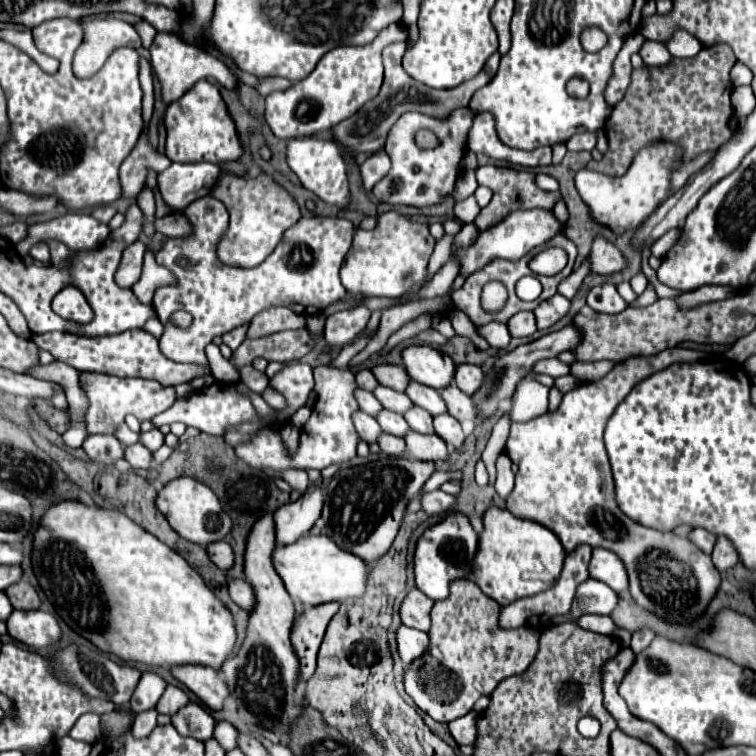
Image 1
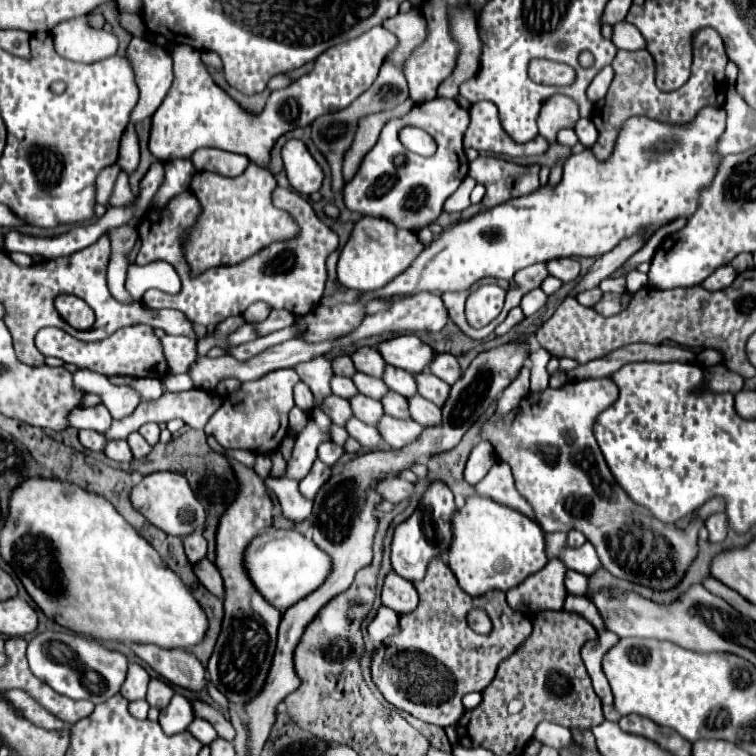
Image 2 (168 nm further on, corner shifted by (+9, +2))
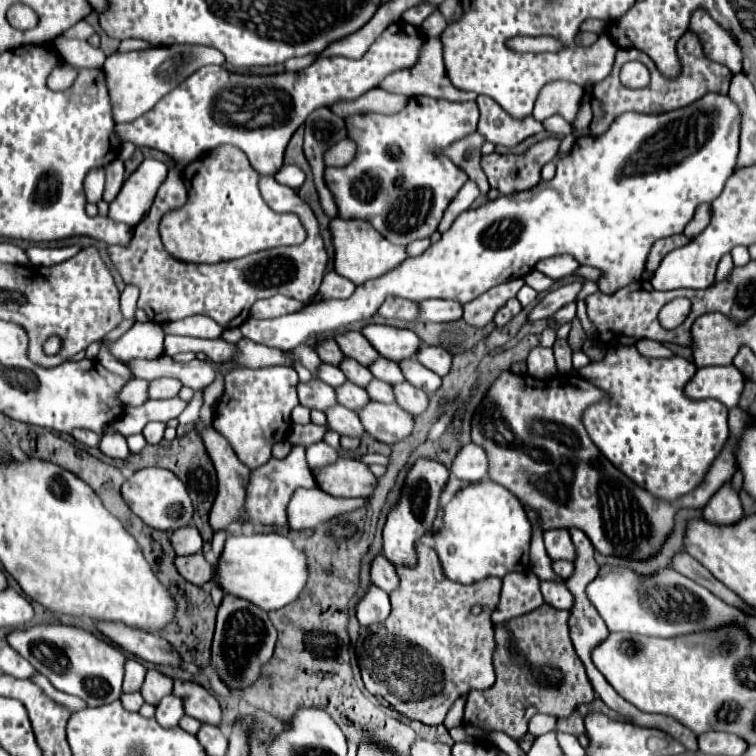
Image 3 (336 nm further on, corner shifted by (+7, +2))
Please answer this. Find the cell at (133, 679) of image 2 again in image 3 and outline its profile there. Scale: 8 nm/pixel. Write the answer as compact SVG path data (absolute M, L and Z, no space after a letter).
M137 660L125 662L125 678L123 678L123 692L139 692L143 680L145 680L145 668Z

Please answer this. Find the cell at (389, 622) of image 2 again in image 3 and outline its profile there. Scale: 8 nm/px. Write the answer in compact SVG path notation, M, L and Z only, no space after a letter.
M375 584L369 586L369 592L355 606L355 616L357 616L361 626L369 626L369 624L381 622L381 620L387 618L389 612L391 612L389 594L383 592L381 588L377 588Z

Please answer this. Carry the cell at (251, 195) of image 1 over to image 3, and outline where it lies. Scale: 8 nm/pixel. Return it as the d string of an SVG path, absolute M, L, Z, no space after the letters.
M235 146L209 150L183 170L183 182L187 186L187 202L167 212L159 222L165 250L183 262L215 264L305 240L305 228L295 214L277 214L265 204L257 186L259 174Z

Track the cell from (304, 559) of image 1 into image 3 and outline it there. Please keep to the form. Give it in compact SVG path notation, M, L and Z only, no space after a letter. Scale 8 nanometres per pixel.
M277 532L229 536L213 570L211 582L225 594L241 596L257 608L279 610L291 604L303 590L307 582L307 558L289 538Z

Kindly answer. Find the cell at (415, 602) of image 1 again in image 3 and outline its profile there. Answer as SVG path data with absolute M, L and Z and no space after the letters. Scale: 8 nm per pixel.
M375 556L373 562L371 562L371 580L383 588L385 592L391 592L397 588L399 584L399 578L397 578L397 572L395 572L395 566L383 556Z

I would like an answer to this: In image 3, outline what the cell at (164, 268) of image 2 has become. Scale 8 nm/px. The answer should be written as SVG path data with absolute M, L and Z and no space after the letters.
M127 286L121 294L121 314L125 320L133 320L135 318L135 304L137 304L137 296L139 290L133 286Z

